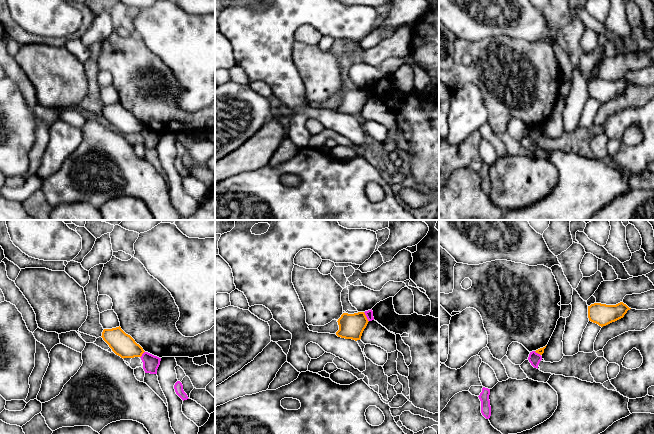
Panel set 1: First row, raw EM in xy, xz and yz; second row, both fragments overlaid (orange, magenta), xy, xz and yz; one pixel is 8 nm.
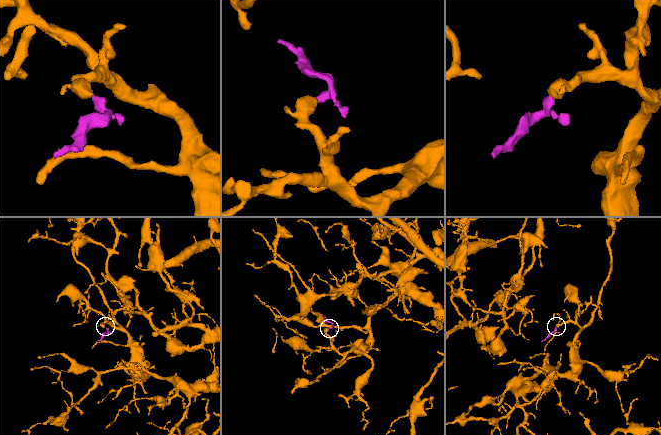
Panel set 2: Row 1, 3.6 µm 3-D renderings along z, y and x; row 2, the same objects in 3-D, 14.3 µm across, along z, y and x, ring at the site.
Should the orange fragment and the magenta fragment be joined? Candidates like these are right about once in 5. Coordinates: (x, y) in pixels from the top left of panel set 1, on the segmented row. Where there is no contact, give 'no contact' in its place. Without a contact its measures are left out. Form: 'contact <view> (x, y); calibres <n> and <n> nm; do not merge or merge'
contact xz (366, 317); calibres 200 and 60 nm; do not merge

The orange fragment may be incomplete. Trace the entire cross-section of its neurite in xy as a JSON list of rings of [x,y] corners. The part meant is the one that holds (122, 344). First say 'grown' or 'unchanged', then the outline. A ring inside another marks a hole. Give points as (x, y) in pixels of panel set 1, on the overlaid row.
unchanged; [[[120,326],[112,329],[104,329],[101,337],[112,351],[123,359],[141,357],[145,352]]]

